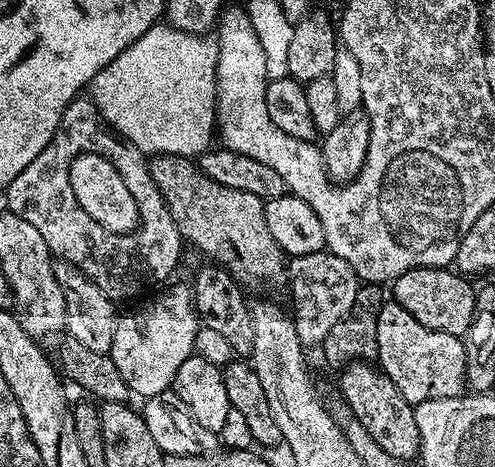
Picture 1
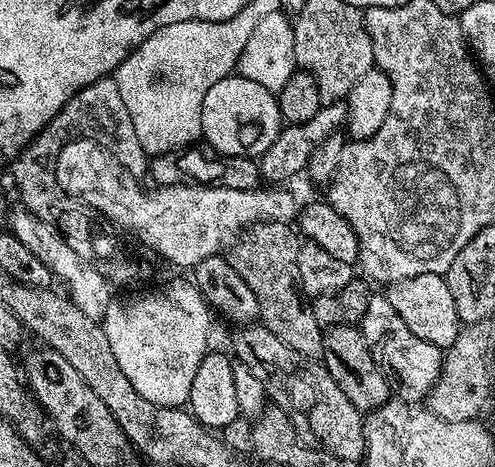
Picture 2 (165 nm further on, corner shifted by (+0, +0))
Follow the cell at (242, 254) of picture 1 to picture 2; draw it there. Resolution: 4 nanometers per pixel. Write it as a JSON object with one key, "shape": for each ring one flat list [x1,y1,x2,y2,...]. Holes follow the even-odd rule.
{"shape":[[266,220,262,224,253,224,242,238,237,239,230,259,242,282,246,282,254,298,258,298,259,323,278,334,278,338,282,338,286,346,298,350,298,354,320,358,324,354,324,332,302,295,298,278,298,250,301,243,301,237,292,224]]}

